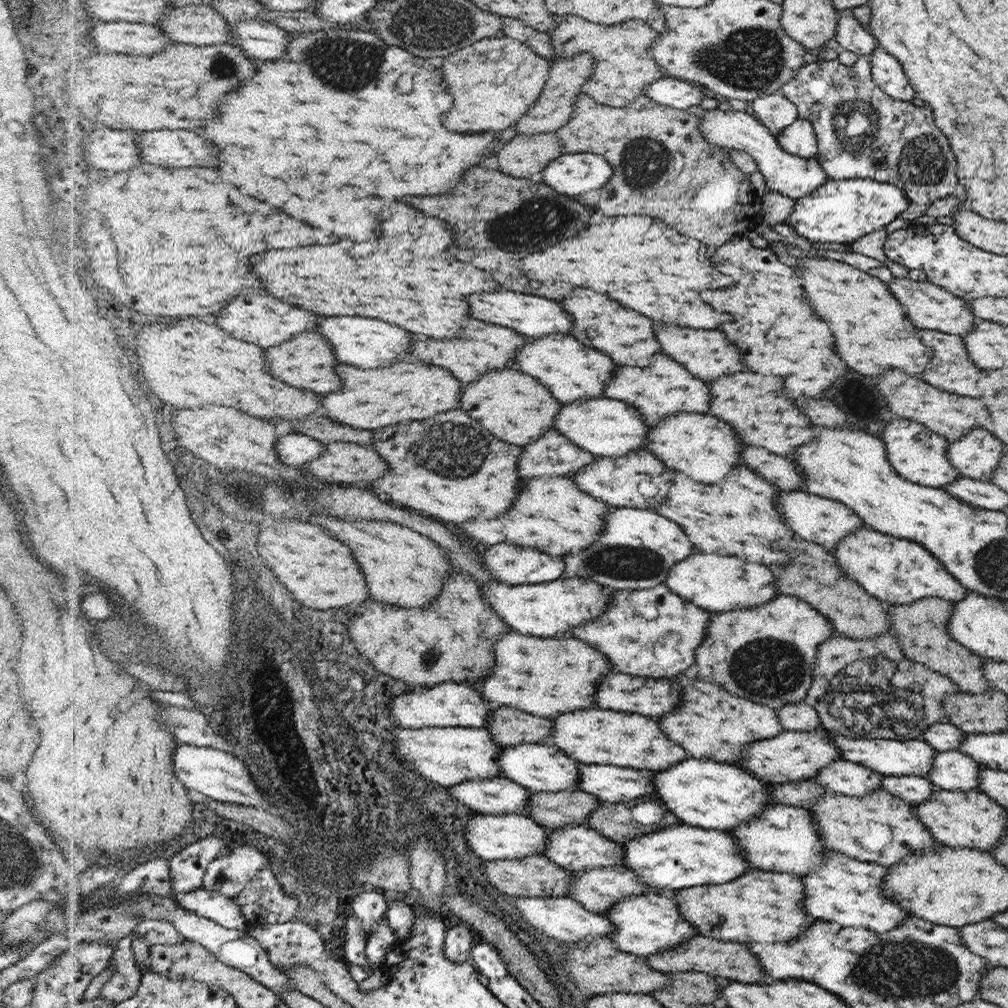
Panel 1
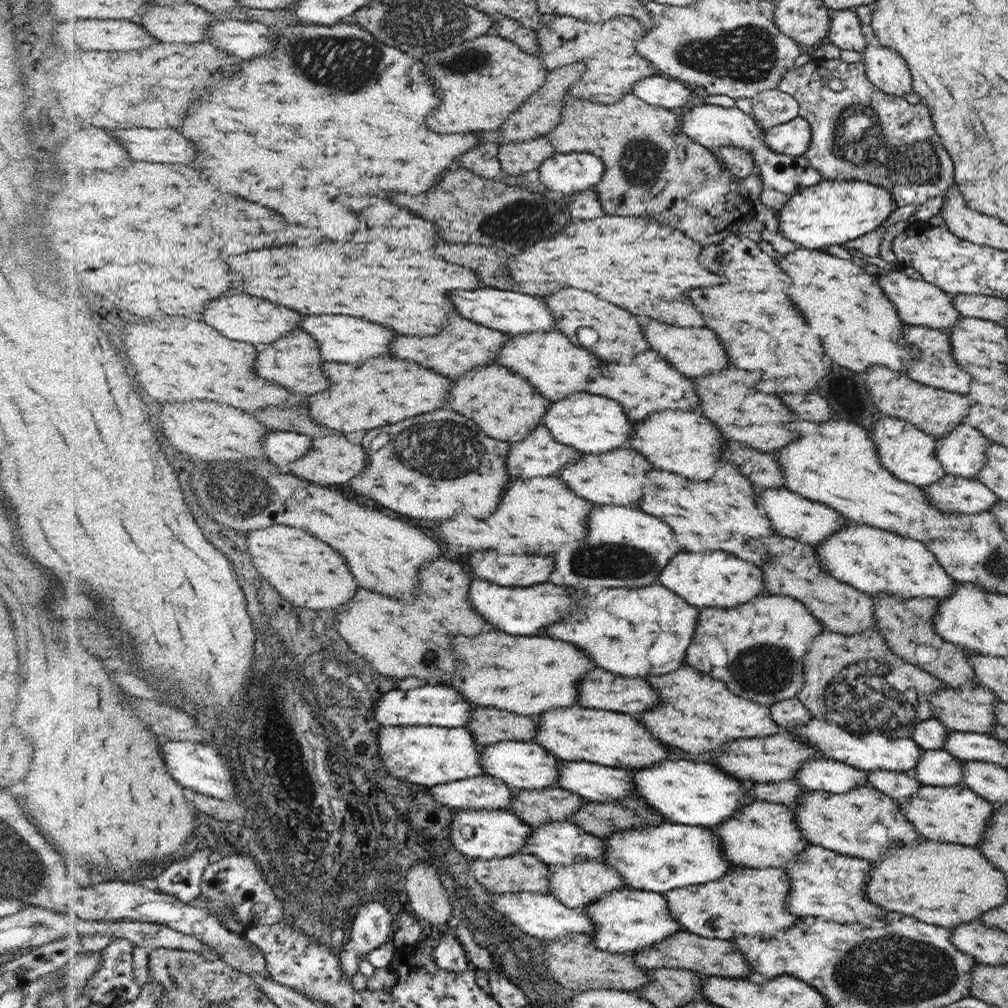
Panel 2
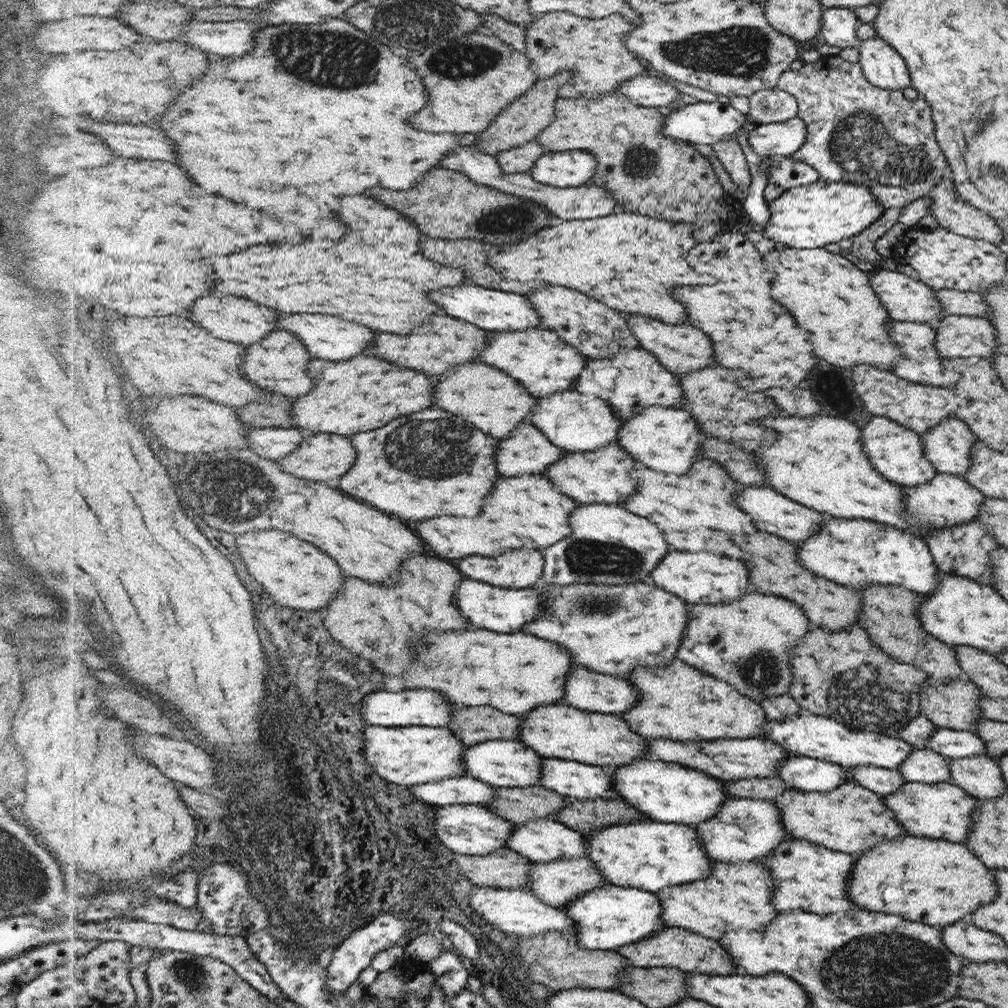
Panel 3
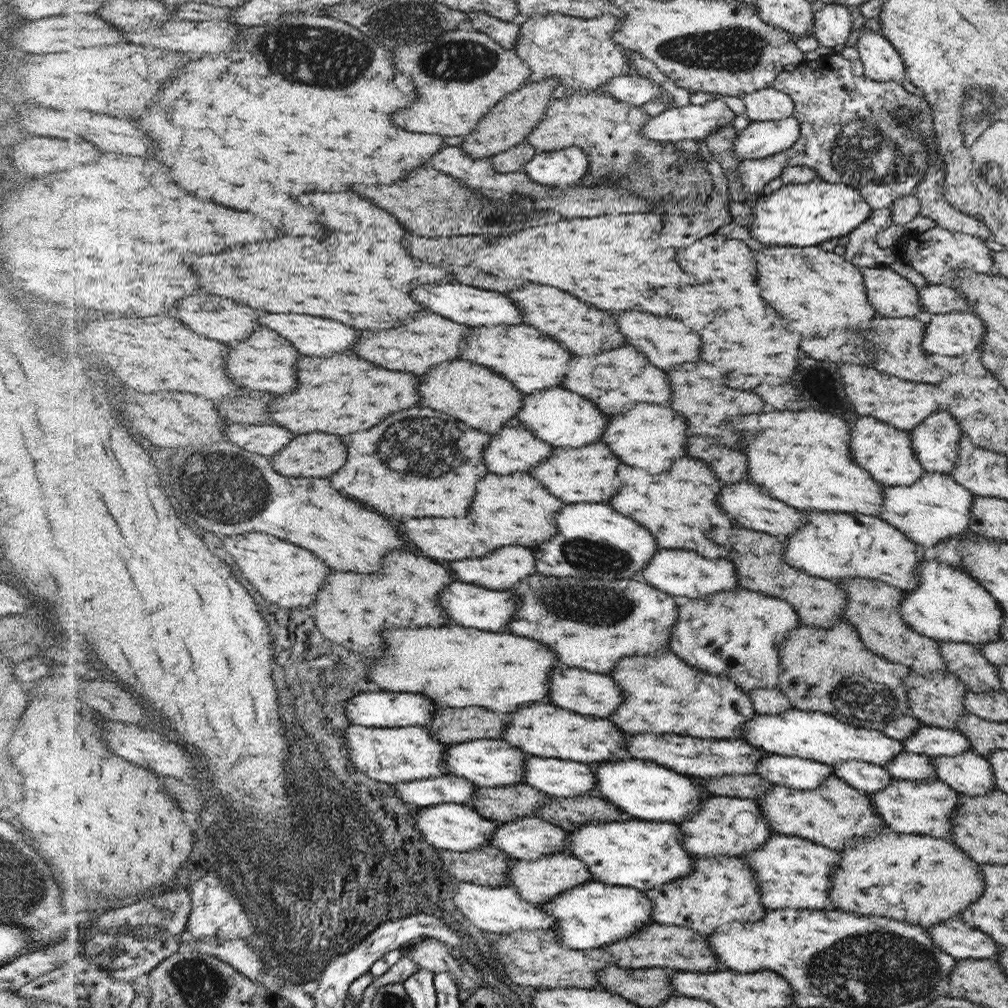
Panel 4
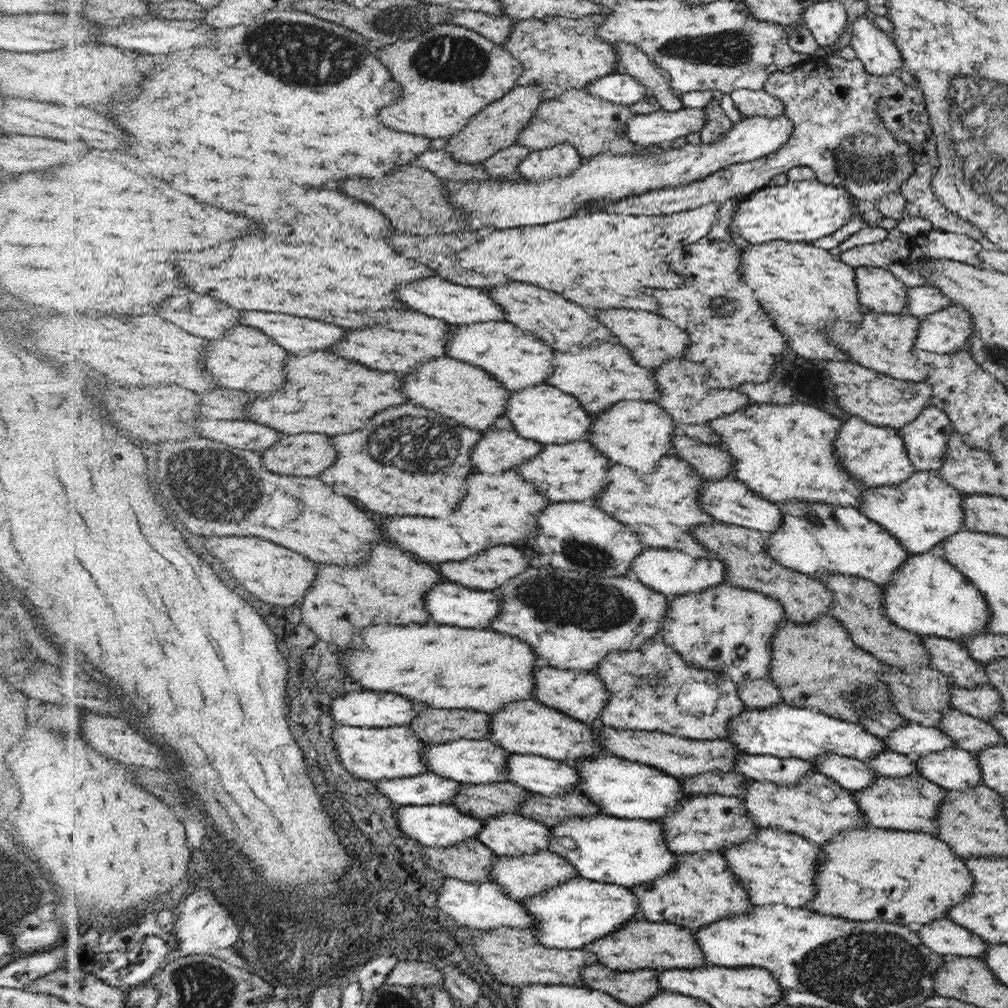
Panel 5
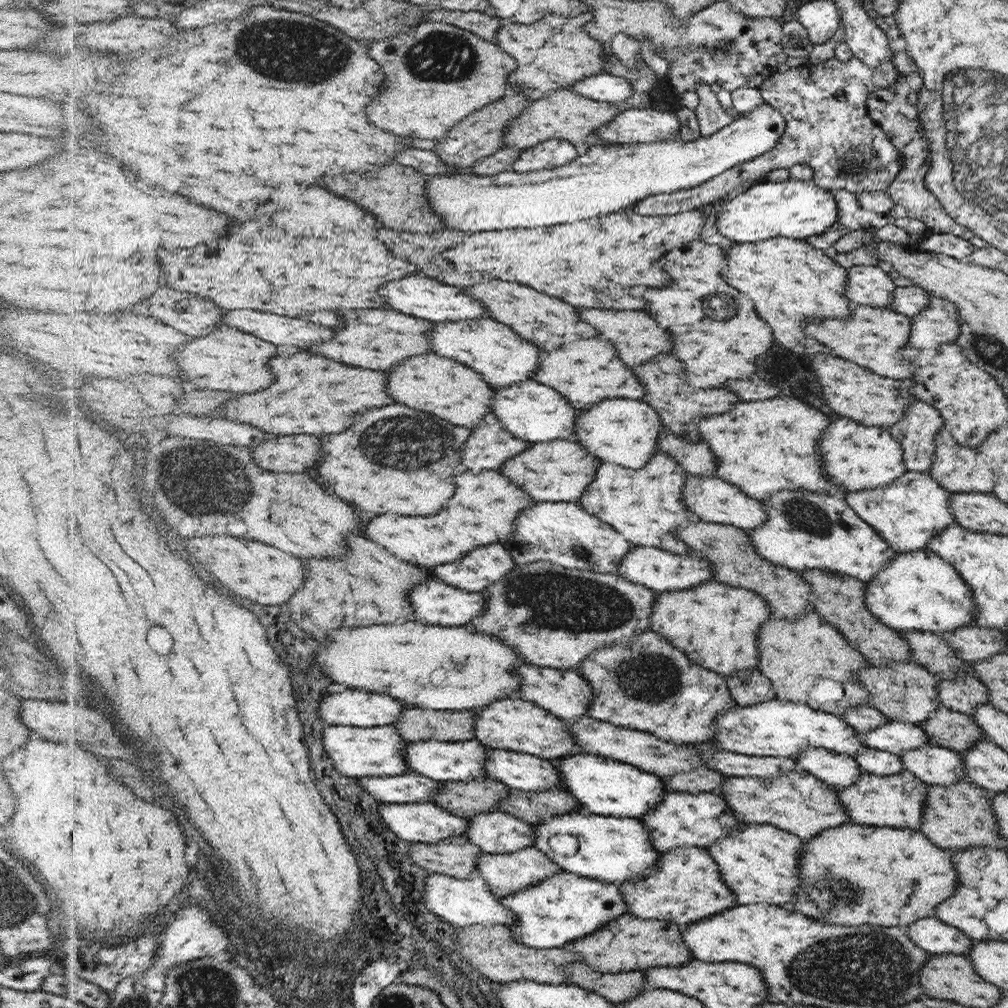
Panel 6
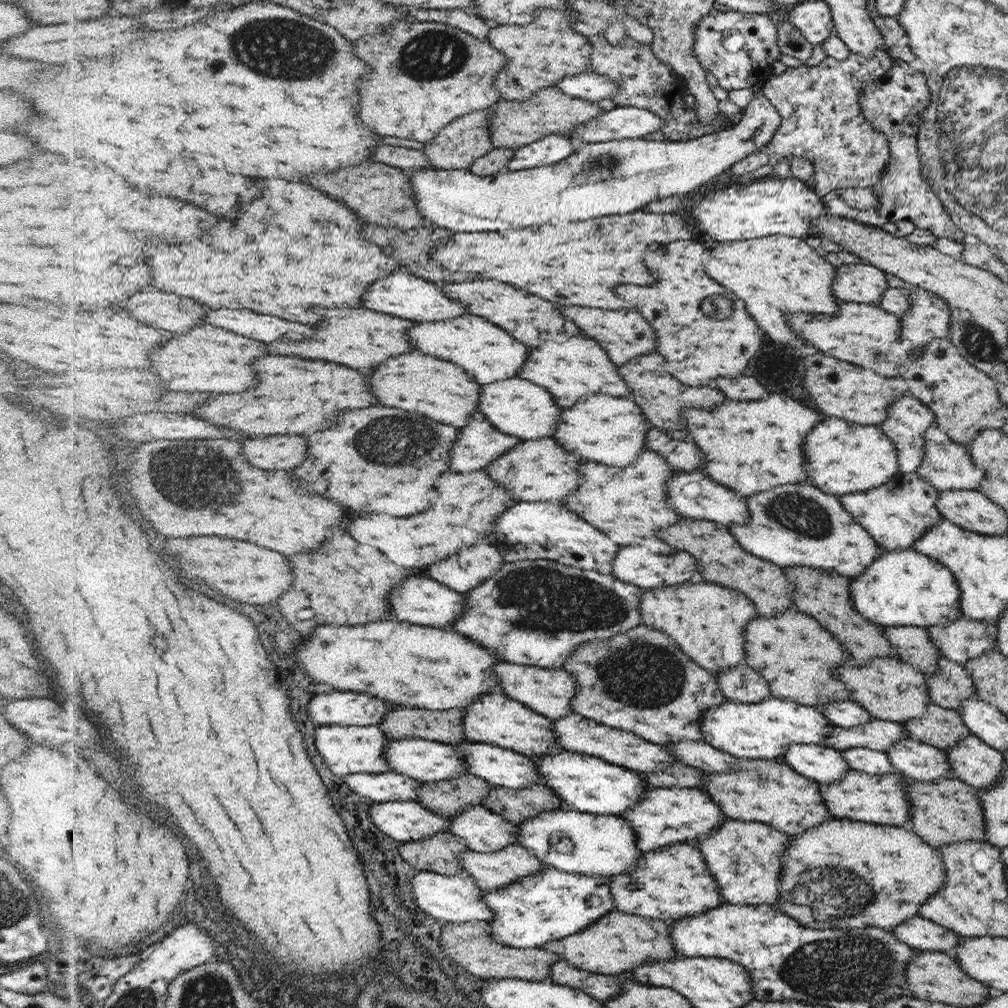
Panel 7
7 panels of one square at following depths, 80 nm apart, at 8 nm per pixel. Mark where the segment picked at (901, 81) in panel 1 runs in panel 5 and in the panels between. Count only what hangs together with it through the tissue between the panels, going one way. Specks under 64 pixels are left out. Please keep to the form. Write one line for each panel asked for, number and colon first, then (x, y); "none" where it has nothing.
2: (885, 68)
3: (881, 64)
4: (882, 62)
5: (874, 48)

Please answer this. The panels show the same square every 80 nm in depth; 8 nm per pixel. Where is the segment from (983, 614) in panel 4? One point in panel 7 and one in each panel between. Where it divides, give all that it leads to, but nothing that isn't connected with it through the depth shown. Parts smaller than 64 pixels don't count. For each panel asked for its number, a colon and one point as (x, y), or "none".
5: (928, 596)
6: (917, 590)
7: (902, 588)

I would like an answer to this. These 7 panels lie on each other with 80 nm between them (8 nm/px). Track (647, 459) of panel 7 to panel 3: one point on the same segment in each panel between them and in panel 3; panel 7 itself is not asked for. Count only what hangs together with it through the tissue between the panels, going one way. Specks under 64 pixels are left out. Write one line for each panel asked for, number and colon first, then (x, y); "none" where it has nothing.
3: (697, 512)
4: (680, 507)
5: (662, 506)
6: (644, 504)

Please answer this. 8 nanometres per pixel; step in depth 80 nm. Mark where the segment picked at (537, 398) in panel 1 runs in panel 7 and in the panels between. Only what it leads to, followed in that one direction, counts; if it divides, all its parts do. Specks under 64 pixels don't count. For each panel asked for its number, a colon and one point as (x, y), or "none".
2: (507, 406)
3: (489, 398)
4: (477, 395)
5: (469, 395)
6: (455, 392)
7: (419, 383)

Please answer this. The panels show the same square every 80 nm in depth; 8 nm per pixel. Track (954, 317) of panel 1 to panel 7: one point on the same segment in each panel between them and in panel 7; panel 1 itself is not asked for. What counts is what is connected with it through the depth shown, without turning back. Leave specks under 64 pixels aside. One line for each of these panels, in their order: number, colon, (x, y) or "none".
2: (919, 303)
3: (907, 300)
4: (892, 296)
5: (879, 290)
6: (867, 285)
7: (861, 282)

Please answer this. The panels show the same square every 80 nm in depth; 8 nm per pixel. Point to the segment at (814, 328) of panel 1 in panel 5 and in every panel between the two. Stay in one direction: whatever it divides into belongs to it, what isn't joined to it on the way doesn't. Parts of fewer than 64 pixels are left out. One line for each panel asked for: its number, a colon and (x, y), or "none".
2: (762, 329)
3: (750, 331)
4: (726, 309)
5: (732, 336)

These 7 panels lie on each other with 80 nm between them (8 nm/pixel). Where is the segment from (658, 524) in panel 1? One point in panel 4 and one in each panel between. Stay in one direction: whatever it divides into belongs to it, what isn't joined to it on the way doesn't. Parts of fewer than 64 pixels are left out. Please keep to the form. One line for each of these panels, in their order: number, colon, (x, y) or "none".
2: (624, 547)
3: (609, 545)
4: (594, 540)

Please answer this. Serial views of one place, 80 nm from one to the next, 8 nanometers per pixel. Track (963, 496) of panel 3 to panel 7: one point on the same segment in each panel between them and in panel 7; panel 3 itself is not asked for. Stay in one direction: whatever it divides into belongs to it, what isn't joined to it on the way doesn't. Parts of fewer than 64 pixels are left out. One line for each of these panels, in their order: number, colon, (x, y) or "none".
4: (935, 508)
5: (924, 510)
6: (908, 513)
7: (897, 514)

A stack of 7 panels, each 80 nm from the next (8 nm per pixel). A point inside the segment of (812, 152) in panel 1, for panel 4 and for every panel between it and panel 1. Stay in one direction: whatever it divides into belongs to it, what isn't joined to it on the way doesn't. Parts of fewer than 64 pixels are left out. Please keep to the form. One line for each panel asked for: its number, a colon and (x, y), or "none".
2: (793, 138)
3: (778, 139)
4: (761, 139)

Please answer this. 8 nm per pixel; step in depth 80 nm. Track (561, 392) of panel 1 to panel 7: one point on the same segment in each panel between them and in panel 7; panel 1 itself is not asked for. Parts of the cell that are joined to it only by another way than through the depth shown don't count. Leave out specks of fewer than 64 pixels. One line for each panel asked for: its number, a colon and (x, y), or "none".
2: (558, 367)
3: (546, 364)
4: (532, 360)
5: (517, 359)
6: (497, 352)
7: (488, 353)

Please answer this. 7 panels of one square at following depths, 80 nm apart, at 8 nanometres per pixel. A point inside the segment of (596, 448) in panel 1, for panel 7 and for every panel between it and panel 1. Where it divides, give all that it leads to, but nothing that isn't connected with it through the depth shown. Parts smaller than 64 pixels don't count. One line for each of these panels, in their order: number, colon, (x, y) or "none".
2: (592, 424)
3: (576, 422)
4: (563, 418)
5: (545, 414)
6: (530, 410)
7: (521, 408)

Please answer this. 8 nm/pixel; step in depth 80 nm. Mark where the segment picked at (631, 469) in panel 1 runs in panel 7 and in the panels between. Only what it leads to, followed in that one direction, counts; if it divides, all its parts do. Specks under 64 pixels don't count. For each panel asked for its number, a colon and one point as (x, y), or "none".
2: (620, 477)
3: (602, 476)
4: (588, 474)
5: (572, 472)
6: (557, 470)
7: (536, 470)

